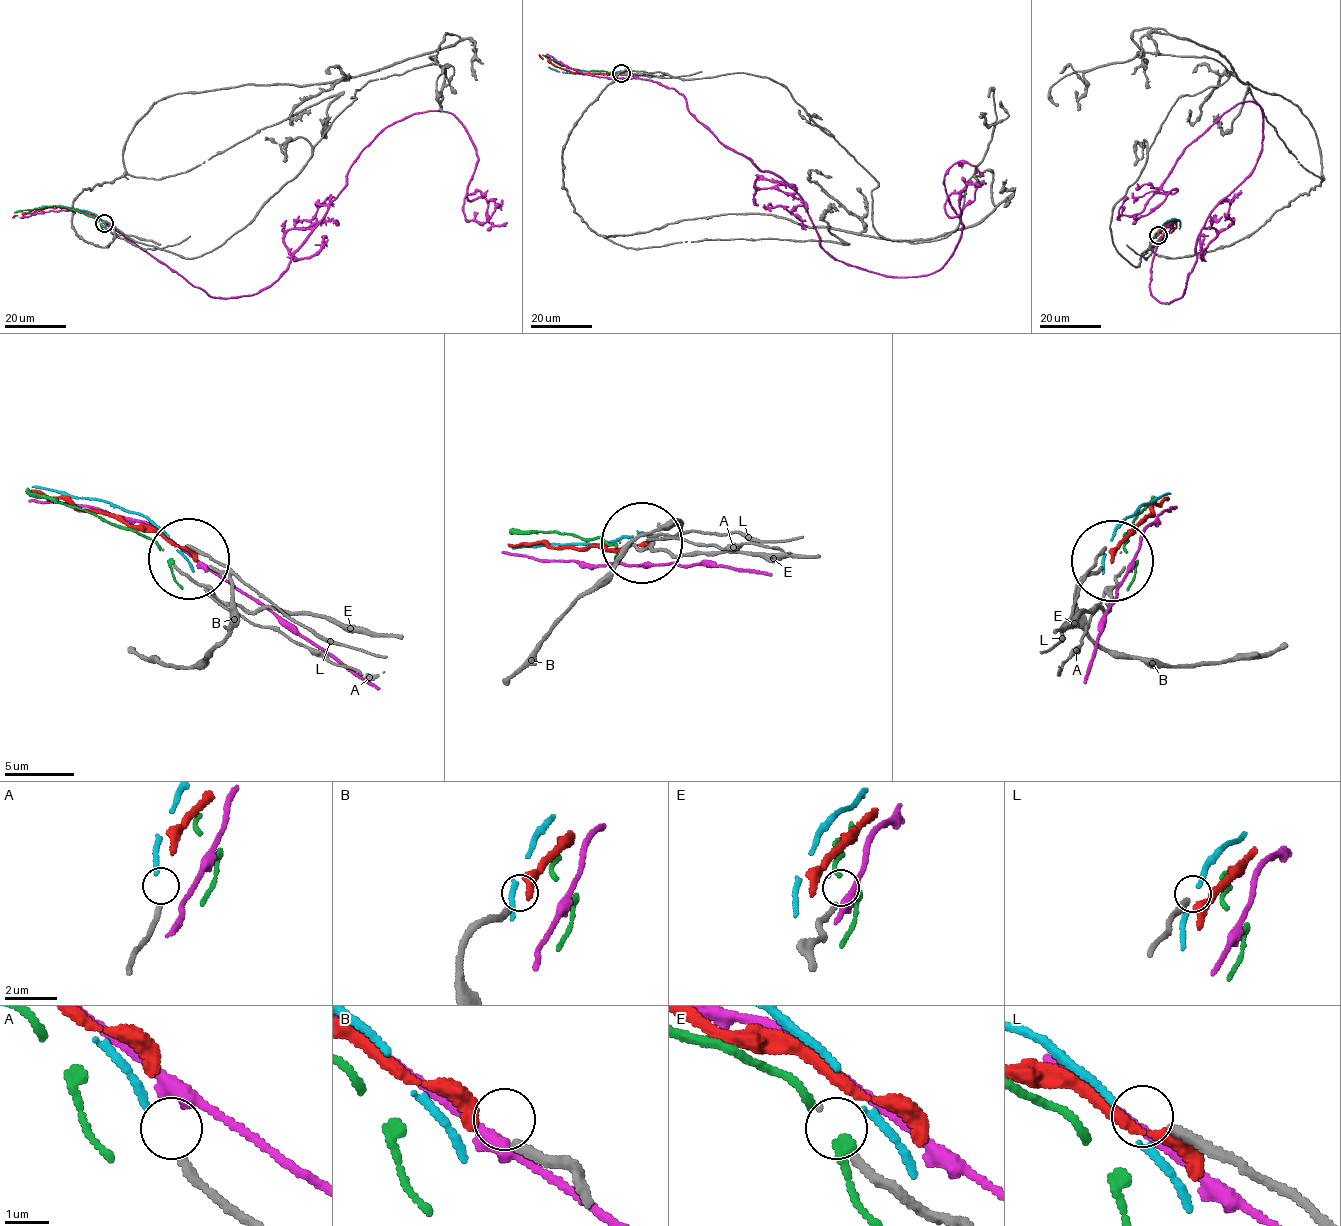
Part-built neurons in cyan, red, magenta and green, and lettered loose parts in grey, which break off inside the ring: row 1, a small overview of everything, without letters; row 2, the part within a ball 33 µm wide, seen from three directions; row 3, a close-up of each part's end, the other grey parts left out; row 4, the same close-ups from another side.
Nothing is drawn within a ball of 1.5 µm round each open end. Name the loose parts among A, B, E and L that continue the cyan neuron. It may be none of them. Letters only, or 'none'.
A

